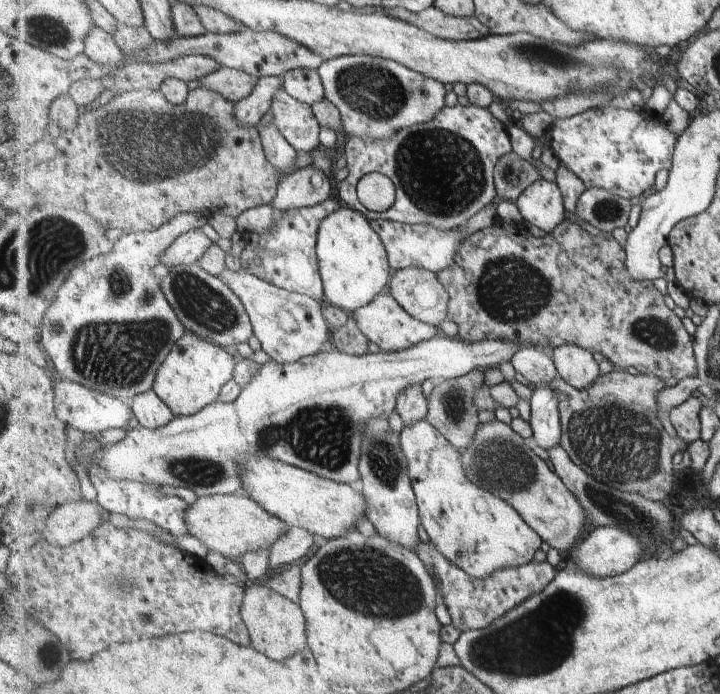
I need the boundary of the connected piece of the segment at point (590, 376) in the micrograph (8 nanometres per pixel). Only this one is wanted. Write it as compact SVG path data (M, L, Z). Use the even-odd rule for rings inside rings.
M565 344L552 349L558 374L571 386L589 388L601 376L599 362L592 351L575 344Z

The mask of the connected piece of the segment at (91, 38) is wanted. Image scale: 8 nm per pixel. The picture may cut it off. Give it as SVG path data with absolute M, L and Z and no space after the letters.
M93 26L85 44L87 56L104 66L115 66L125 60L126 54L119 48L115 37L100 27Z

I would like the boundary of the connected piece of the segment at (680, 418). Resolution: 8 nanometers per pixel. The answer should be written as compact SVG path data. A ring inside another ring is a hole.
M692 396L671 411L671 422L677 435L687 444L701 438L701 408L701 400Z

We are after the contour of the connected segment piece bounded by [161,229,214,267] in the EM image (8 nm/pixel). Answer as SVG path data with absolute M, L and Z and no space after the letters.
M195 229L183 234L175 244L165 250L162 264L176 267L177 265L194 265L203 258L203 254L211 248L211 242L203 232Z

